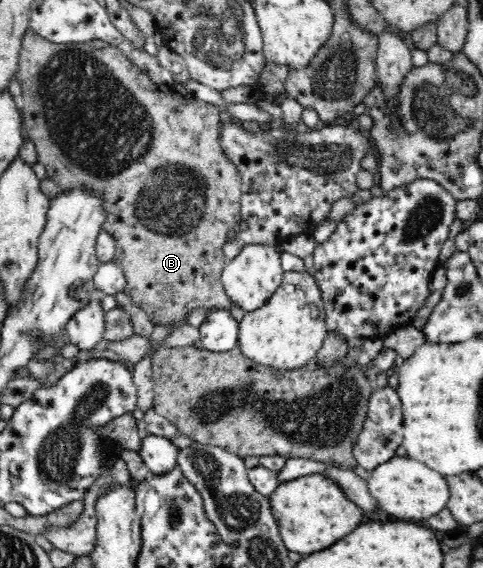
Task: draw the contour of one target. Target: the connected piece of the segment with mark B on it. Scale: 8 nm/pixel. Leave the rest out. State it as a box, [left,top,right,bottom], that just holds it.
[16,29,242,325]

